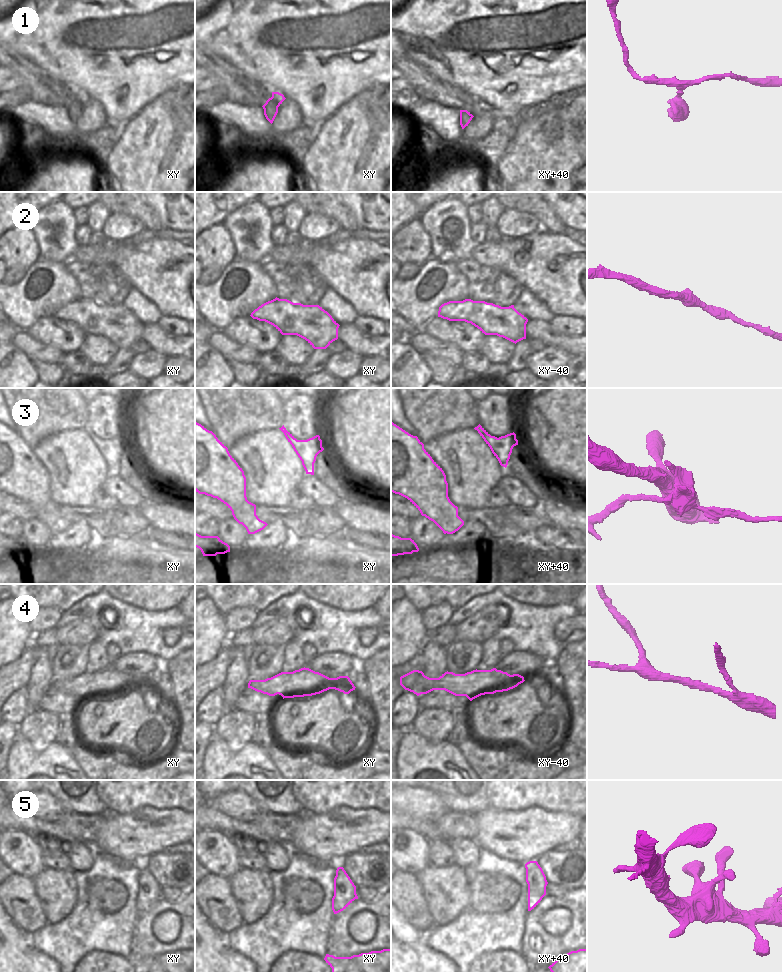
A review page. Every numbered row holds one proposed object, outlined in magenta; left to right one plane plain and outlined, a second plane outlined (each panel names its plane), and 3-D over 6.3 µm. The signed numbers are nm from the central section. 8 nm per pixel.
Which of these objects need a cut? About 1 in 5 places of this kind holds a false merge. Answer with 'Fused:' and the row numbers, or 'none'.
Fused: 2, 3

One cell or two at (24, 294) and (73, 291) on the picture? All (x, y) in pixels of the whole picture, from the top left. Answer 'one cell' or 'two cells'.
one cell

